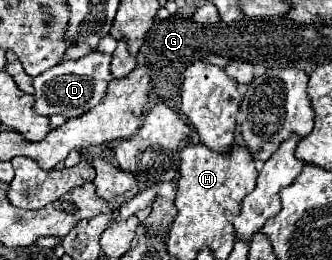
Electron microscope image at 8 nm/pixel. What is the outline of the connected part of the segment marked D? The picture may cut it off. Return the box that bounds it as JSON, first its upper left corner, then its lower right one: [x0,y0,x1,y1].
[34,53,112,117]

